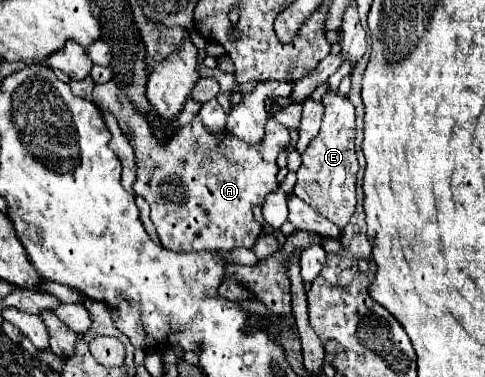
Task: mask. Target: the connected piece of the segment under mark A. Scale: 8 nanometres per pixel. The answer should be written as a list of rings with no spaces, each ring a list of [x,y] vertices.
[[[114,81],[100,83],[94,87],[94,103],[100,109],[108,109],[122,129],[122,133],[128,137],[128,141],[134,147],[136,153],[136,183],[134,193],[142,195],[152,209],[152,223],[158,231],[160,243],[170,251],[230,251],[236,247],[252,247],[262,231],[262,223],[254,219],[252,207],[262,205],[264,197],[278,189],[276,173],[276,157],[278,153],[290,145],[290,131],[274,121],[272,117],[266,121],[264,127],[264,139],[260,143],[244,143],[230,131],[212,131],[208,129],[202,119],[196,115],[188,125],[178,127],[178,131],[166,141],[160,143],[156,135],[152,133],[152,127],[144,113],[140,113],[134,103],[118,89]]]

